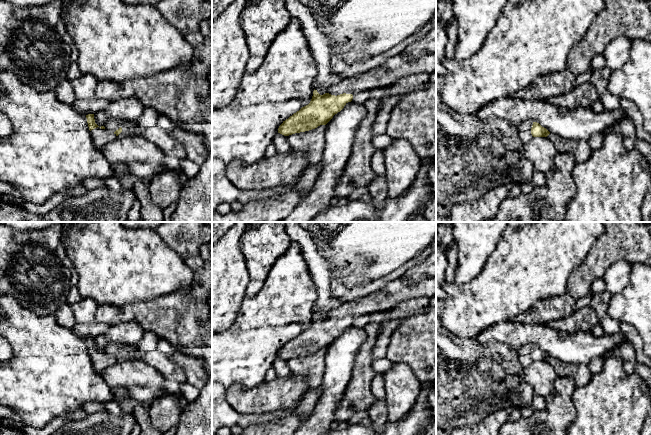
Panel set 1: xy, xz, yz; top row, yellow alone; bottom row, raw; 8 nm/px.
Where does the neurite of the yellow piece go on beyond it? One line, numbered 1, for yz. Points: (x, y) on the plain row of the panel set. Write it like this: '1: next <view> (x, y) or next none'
1: next yz (524, 353)

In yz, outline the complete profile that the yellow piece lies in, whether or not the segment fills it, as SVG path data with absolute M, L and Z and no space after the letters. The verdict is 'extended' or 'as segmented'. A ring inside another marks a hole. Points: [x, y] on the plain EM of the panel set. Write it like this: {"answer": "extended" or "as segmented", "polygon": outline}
{"answer": "extended", "polygon": "M531 344L522 346L517 353L523 368L527 367L532 361L547 361L550 358L546 352Z"}

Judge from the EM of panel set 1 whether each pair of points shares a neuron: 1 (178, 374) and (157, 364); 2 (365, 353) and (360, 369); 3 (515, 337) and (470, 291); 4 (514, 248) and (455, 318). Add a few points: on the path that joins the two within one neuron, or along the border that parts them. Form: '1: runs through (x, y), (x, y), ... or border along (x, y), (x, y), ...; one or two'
1: runs through (173, 372), (162, 364); one
2: runs through (364, 357), (363, 365); one
3: border along (508, 321), (497, 321), (487, 326), (479, 334); two
4: runs through (508, 266), (472, 302); one

